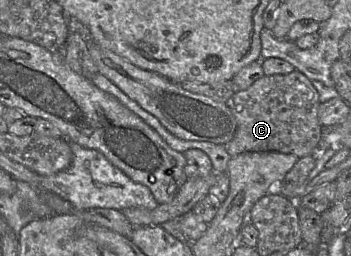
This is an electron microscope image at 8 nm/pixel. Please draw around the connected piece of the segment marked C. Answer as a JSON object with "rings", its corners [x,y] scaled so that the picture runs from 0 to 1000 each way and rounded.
{"rings":[[[838,273],[815,293],[752,293],[709,344],[675,355],[644,402],[672,469],[675,500],[658,551],[644,559],[641,582],[658,613],[701,594],[795,594],[869,613],[900,602],[920,570],[923,500],[906,453],[912,387],[889,320],[858,281]]]}

